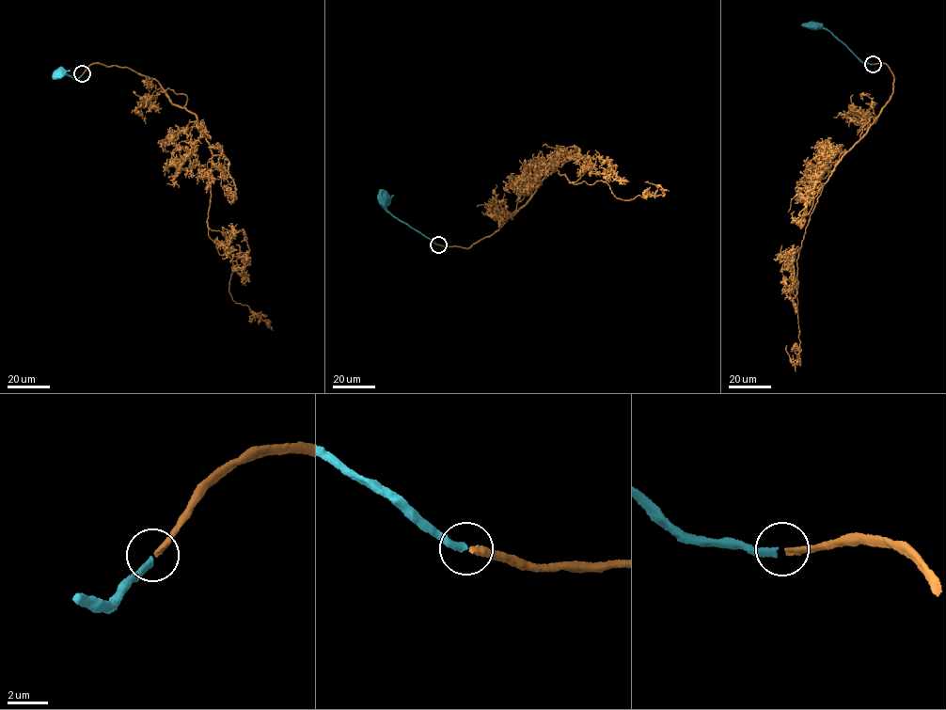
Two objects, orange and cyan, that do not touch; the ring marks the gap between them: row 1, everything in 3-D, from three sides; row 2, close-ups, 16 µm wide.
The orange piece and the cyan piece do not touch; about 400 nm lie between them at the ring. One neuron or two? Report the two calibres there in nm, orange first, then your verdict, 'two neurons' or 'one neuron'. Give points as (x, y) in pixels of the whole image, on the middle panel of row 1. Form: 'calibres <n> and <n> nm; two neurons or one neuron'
calibres 240 and 320 nm; one neuron

